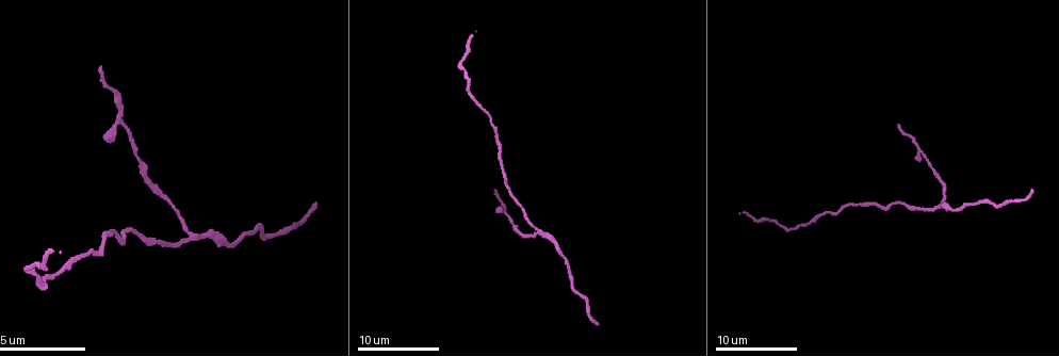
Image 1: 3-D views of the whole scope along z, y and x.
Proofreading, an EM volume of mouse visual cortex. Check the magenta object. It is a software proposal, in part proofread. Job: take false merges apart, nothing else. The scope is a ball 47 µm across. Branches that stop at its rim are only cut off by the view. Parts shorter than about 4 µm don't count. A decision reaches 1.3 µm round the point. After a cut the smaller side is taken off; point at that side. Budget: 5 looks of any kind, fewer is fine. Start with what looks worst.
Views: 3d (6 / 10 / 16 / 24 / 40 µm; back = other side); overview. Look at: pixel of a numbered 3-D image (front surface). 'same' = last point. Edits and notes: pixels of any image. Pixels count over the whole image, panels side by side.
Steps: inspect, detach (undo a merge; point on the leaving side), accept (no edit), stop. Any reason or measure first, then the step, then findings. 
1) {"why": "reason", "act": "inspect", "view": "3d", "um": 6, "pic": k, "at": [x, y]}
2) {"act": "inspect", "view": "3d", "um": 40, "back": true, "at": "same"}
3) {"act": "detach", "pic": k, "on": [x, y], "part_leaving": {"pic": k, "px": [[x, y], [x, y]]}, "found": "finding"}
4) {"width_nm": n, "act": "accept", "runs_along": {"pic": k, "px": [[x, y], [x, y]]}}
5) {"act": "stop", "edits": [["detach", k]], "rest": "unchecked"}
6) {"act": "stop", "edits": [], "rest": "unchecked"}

{"why": "three-way junction", "act": "inspect", "view": "3d", "um": 16, "pic": 1, "at": [538, 231]}

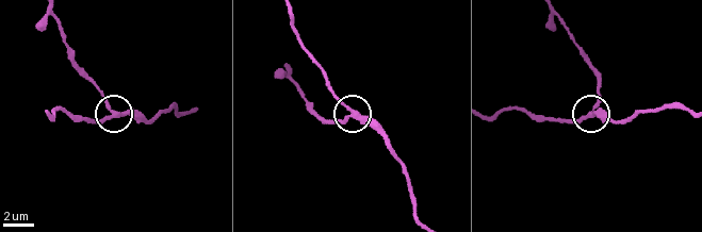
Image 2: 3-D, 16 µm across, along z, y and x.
{"width_nm": 280, "act": "accept", "found": "one neuron here"}

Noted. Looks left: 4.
{"why": "a narrow waist", "act": "inspect", "view": "3d", "um": 10, "pic": 1, "at": [263, 234]}

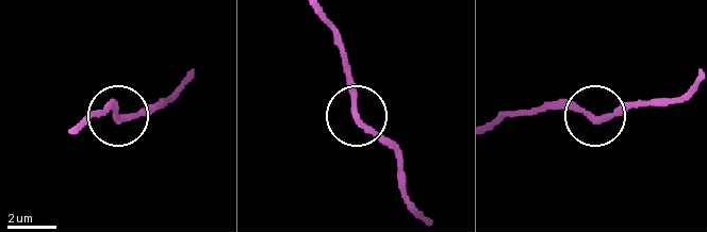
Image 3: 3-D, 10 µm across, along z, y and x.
{"act": "inspect", "view": "3d", "um": 10, "back": true, "pic": 3, "at": [114, 113]}

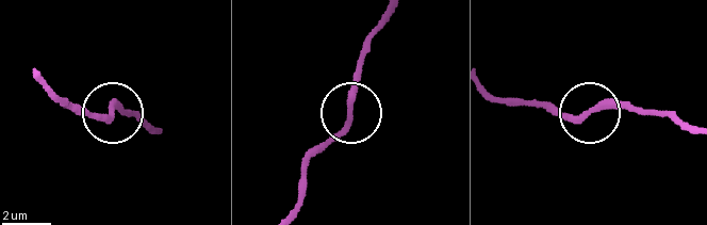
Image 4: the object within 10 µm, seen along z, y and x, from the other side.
{"act": "accept", "found": "all the same neuron"}

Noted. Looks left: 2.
{"why": "thin neck", "act": "inspect", "view": "3d", "um": 10, "pic": 1, "at": [858, 205]}

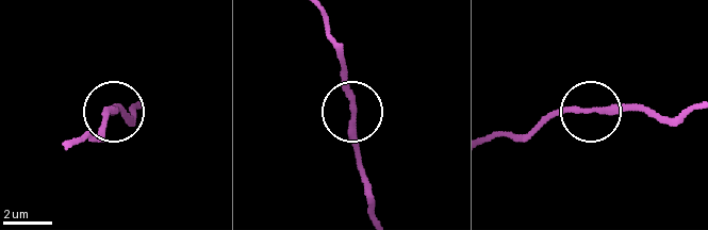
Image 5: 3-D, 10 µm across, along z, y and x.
{"act": "accept", "runs_along": {"pic": 5, "px": [[372, 212], [341, 56]]}, "found": "continuous, no second neuron"}

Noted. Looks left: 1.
{"act": "stop", "edits": [], "rest": "unchecked"}

